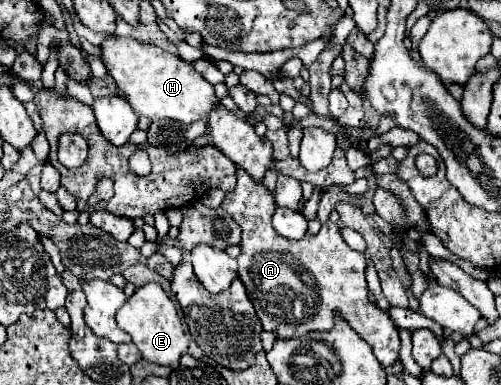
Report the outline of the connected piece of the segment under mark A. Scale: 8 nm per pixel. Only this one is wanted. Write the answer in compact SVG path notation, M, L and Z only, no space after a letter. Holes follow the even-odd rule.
M238 168L238 182L222 200L222 208L242 228L242 254L238 256L238 278L244 282L248 296L266 332L274 332L282 340L300 338L310 332L326 332L334 326L334 316L346 320L374 350L384 368L398 362L400 334L396 324L376 304L368 300L366 268L368 258L352 250L340 236L340 228L332 222L322 224L316 236L306 234L302 240L286 240L272 228L272 212L276 210L274 194L264 184L254 182ZM322 288L322 314L320 314ZM298 292L298 318L284 318L284 308L278 302L292 304Z

